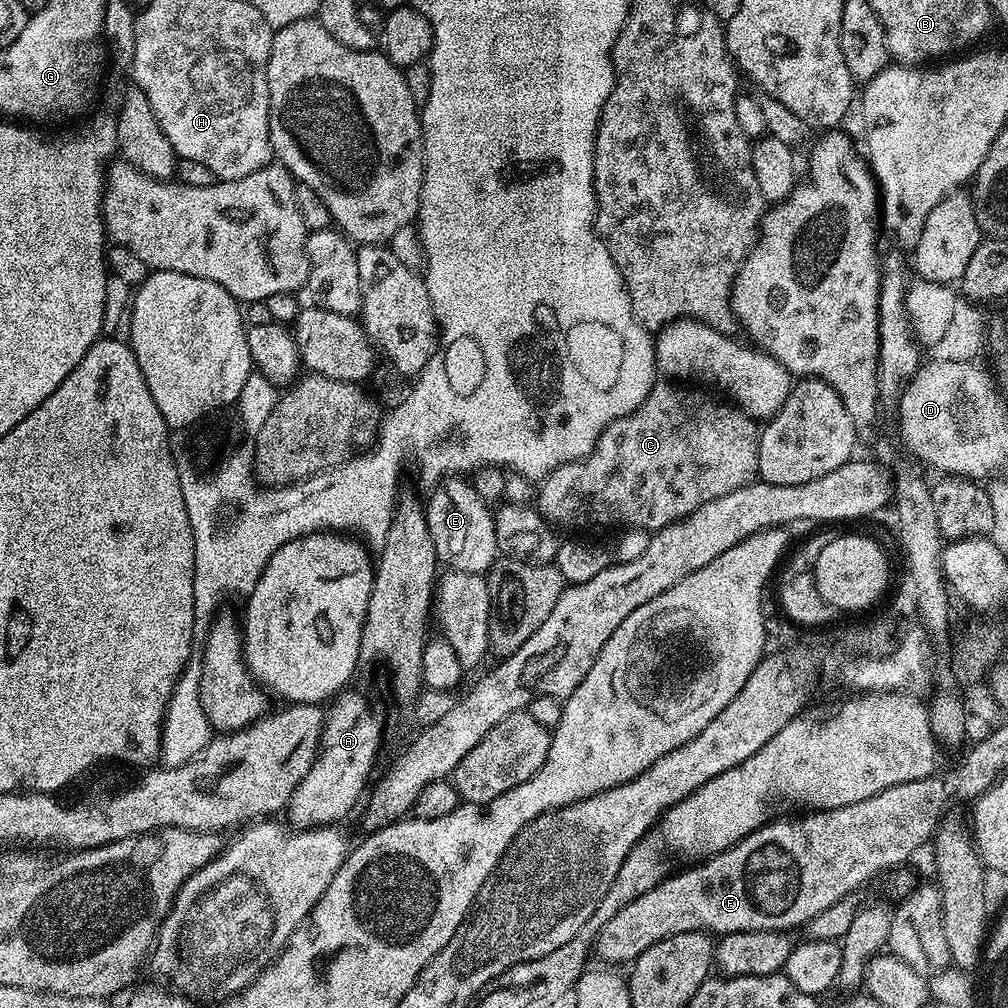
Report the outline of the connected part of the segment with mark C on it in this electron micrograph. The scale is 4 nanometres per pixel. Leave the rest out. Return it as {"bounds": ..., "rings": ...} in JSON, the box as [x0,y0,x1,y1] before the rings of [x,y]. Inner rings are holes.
{"bounds":[535,382,761,534],"rings":[[[657,382],[652,385],[650,394],[628,416],[615,420],[606,426],[606,430],[598,438],[594,450],[588,456],[583,456],[581,460],[572,460],[568,464],[563,464],[549,472],[543,480],[539,481],[535,507],[541,516],[553,526],[561,524],[564,528],[616,528],[627,530],[629,528],[642,528],[645,532],[651,534],[659,532],[660,529],[666,528],[671,524],[677,524],[679,520],[685,520],[690,514],[708,502],[714,502],[714,498],[722,498],[742,486],[753,483],[757,479],[758,468],[758,446],[760,445],[761,429],[757,421],[748,416],[743,409],[736,406],[735,403],[725,402],[723,399],[715,400],[712,396],[707,396],[699,387],[685,386],[680,382]]]}

